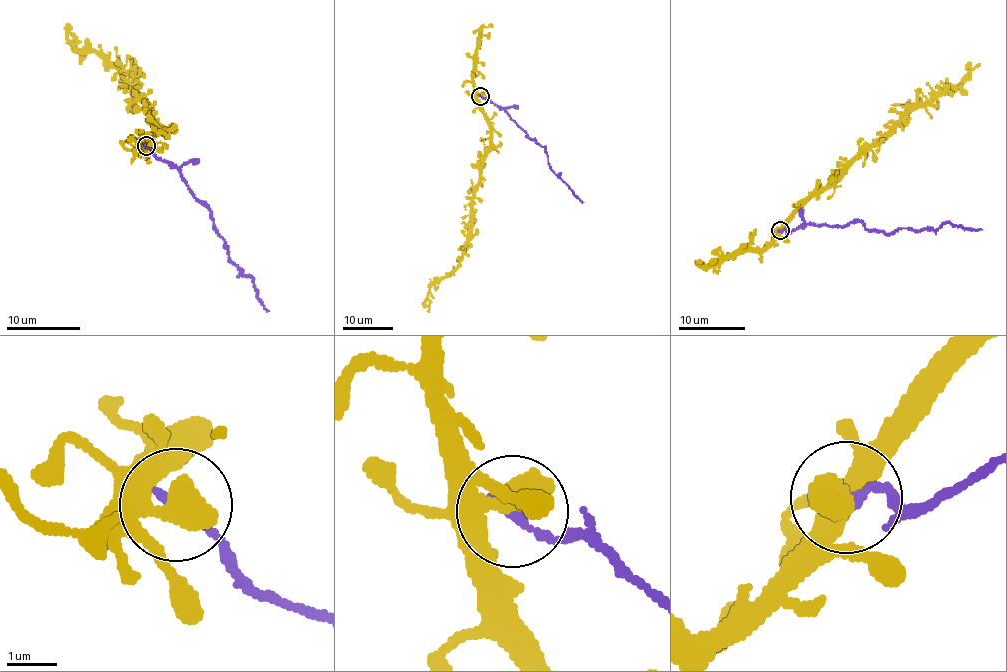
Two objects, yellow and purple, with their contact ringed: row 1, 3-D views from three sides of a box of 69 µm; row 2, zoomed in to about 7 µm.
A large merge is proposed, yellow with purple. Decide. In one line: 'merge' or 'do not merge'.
do not merge

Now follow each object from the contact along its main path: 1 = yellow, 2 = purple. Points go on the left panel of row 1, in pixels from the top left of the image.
1: (146, 146), (141, 140), (160, 132), (148, 101), (121, 68), (75, 47), (68, 23)
2: (146, 146), (177, 169), (194, 198), (207, 207), (229, 261), (252, 279), (267, 312)

